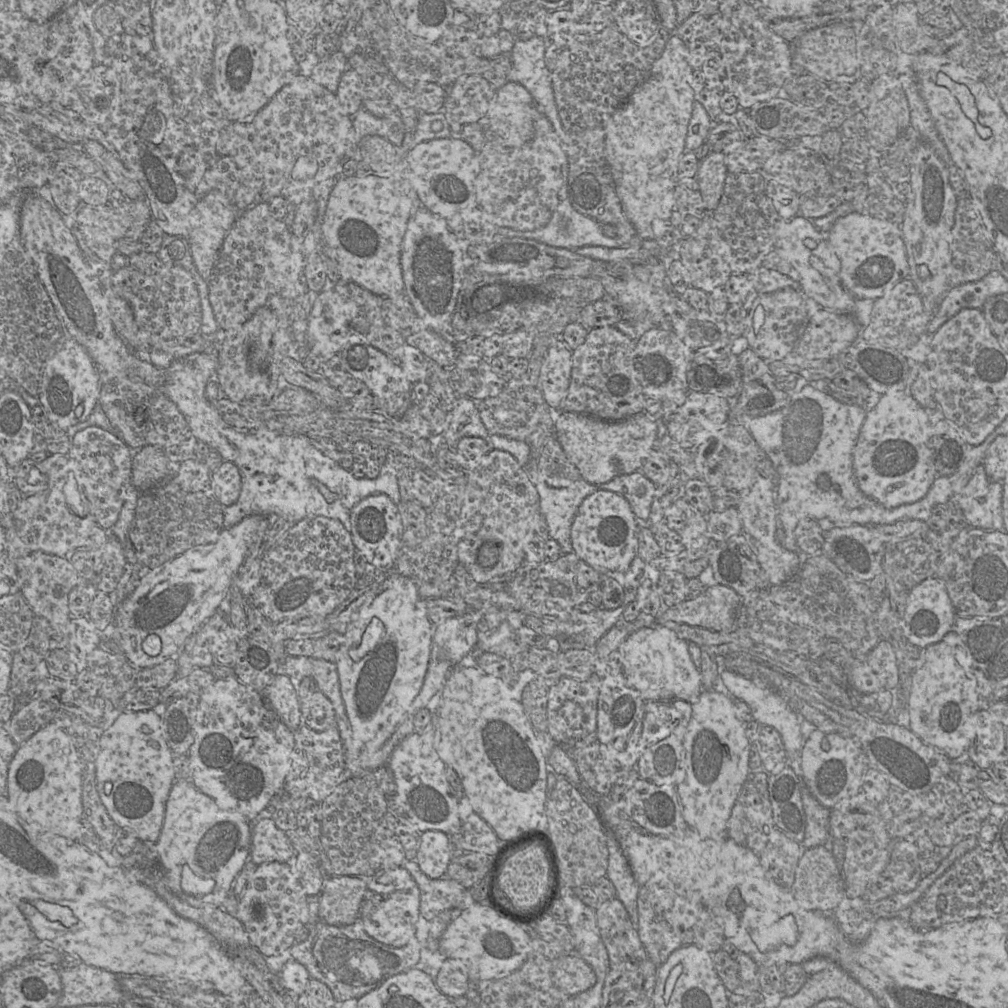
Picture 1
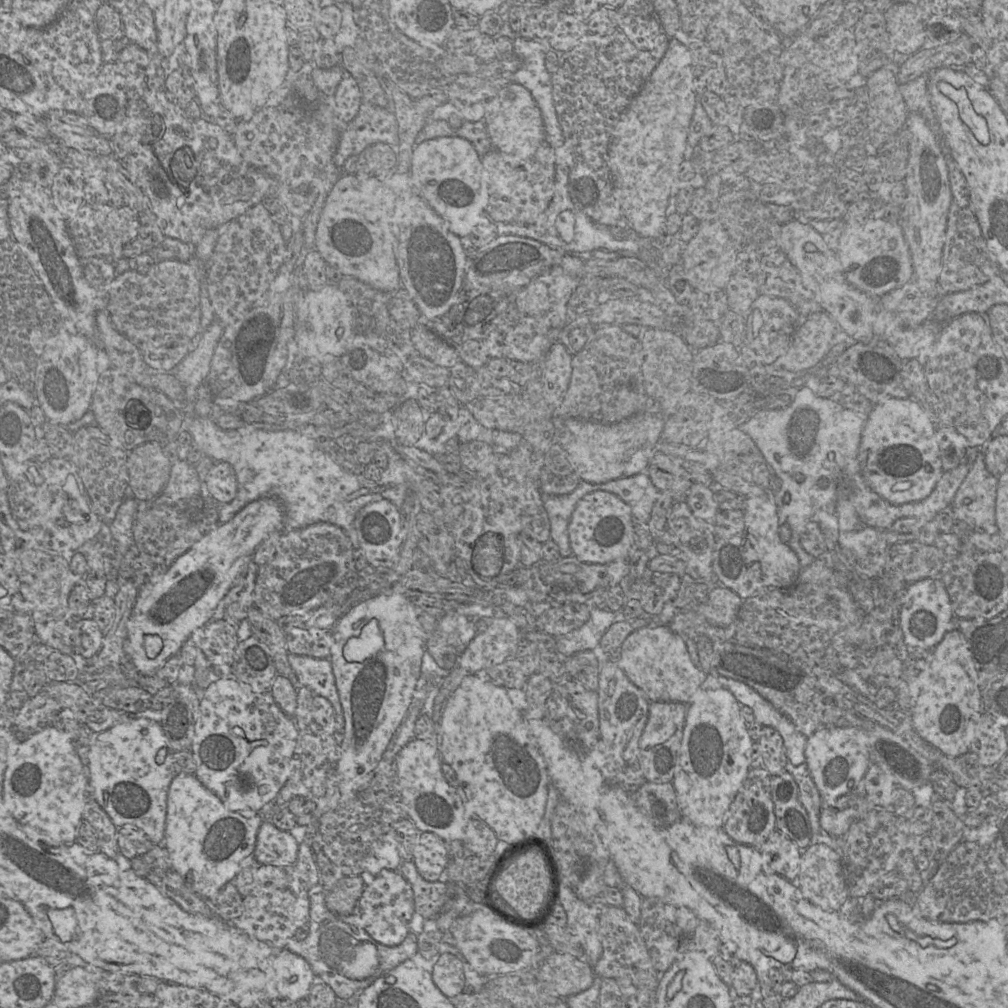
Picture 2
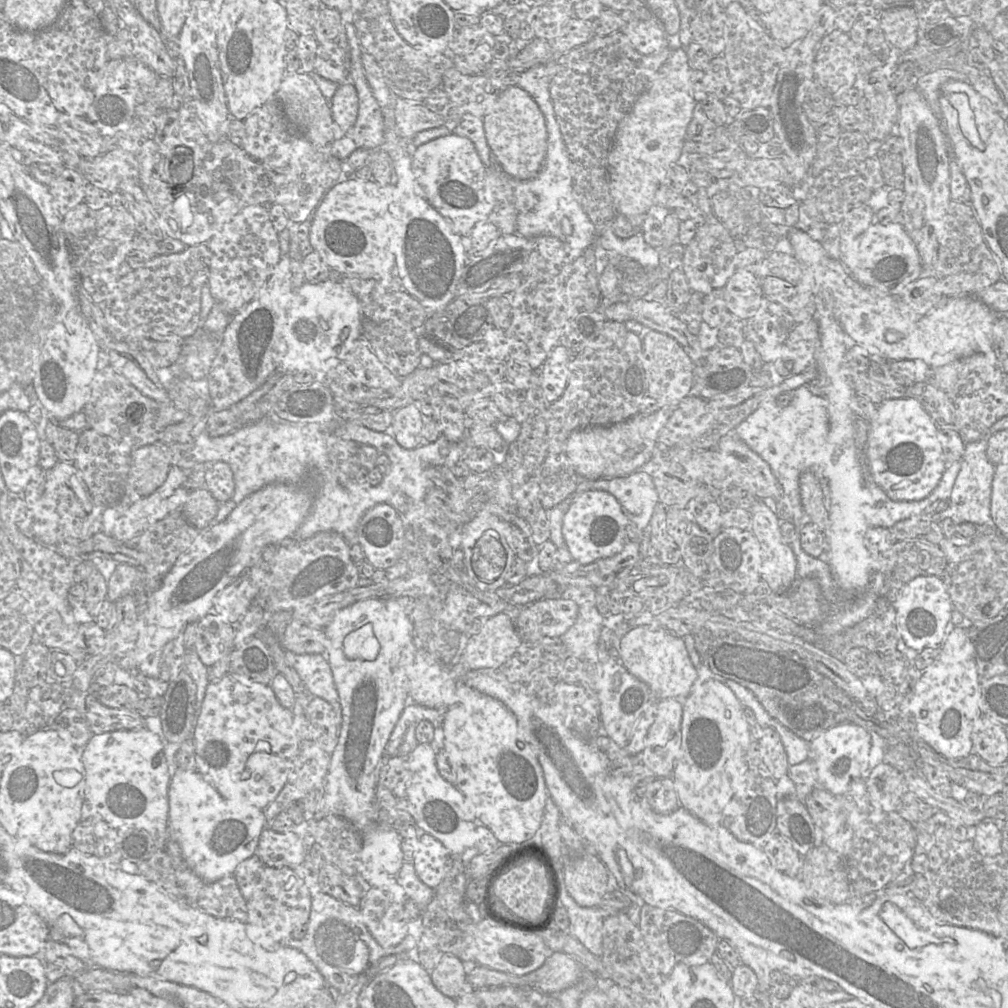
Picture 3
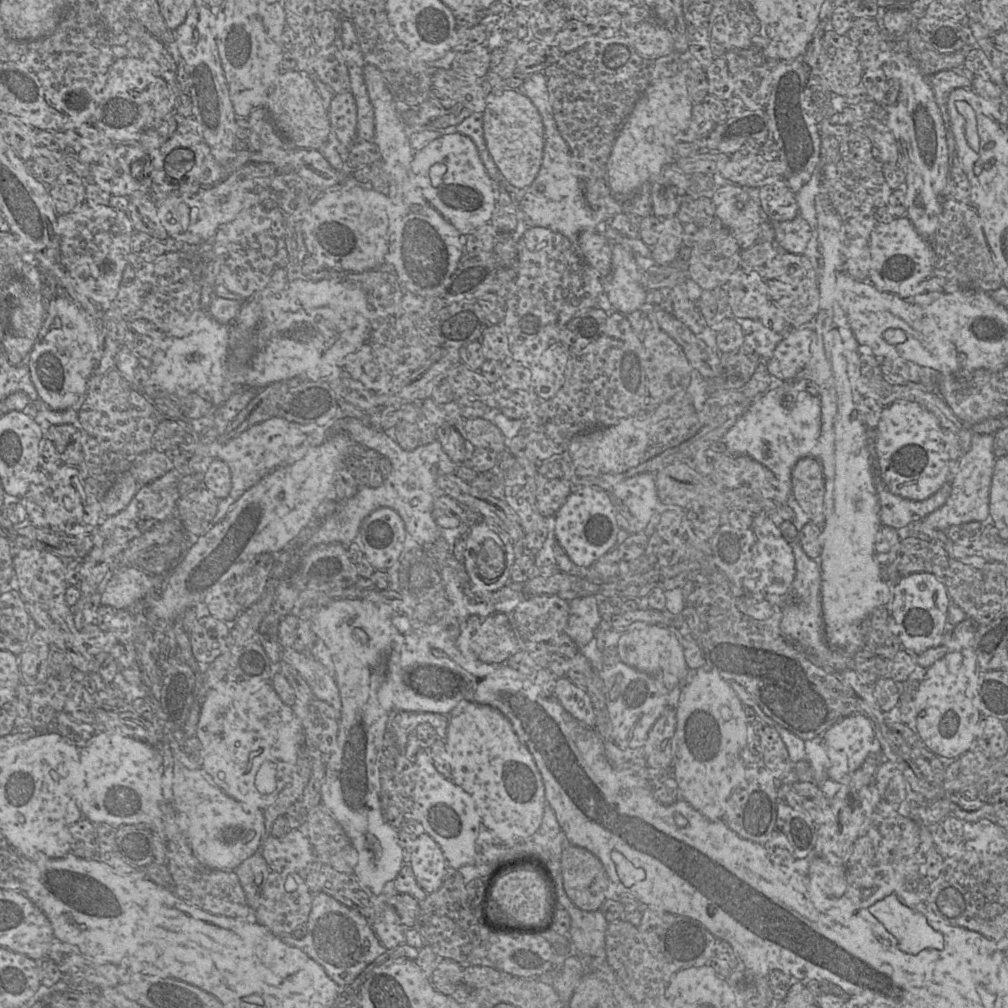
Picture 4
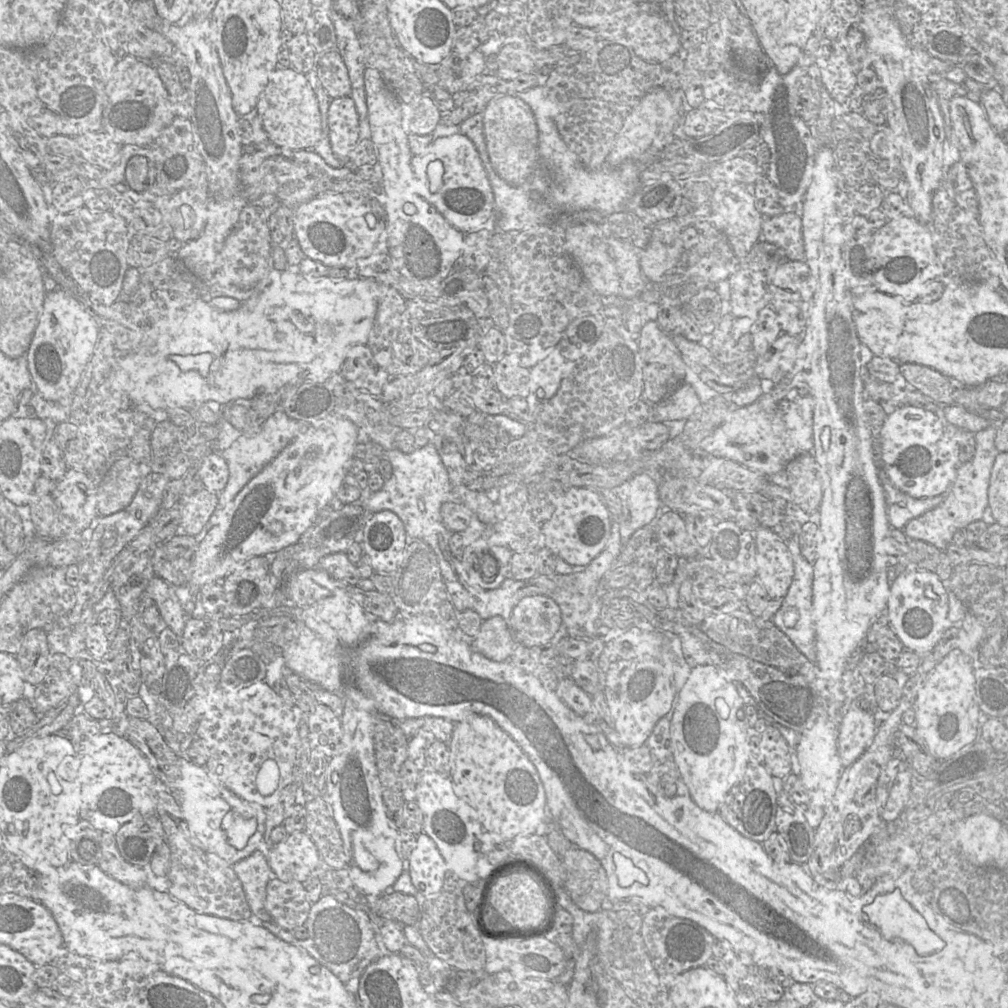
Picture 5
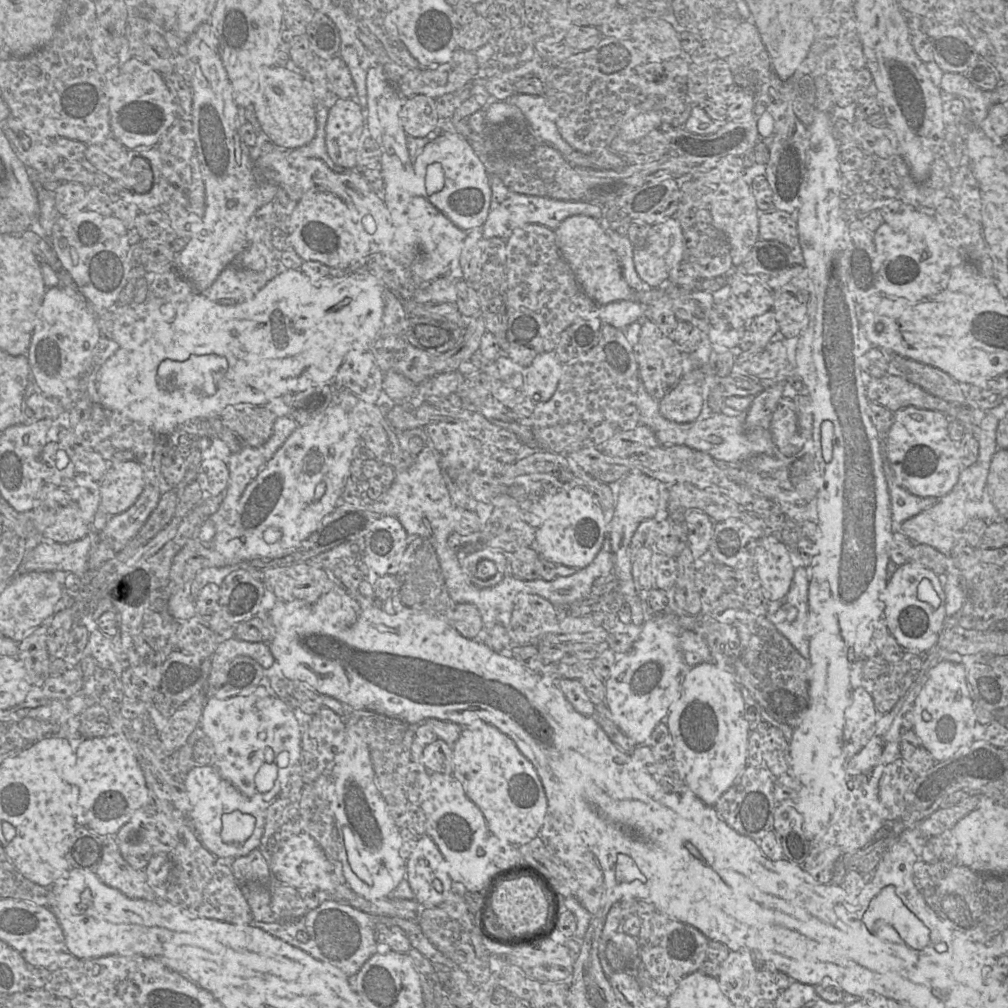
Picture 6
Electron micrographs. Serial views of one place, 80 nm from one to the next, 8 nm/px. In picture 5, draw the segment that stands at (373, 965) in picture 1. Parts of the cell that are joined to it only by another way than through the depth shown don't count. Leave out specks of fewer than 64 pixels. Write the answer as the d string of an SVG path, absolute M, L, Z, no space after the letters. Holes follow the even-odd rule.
M324 893L316 903L311 905L305 922L305 927L308 929L308 937L305 940L296 939L292 932L273 922L264 922L253 914L249 921L254 926L267 929L284 942L303 948L344 984L361 976L363 971L385 952L381 943L377 942L367 916L363 912L339 902L328 893Z

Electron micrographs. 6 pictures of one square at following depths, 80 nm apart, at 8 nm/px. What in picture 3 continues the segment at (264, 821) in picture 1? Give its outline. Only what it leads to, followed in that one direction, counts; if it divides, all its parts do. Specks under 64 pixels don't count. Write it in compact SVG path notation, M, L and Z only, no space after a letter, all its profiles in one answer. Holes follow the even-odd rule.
M266 826L259 838L256 854L264 865L289 867L302 878L302 863L306 858L306 842L293 830L279 833Z

